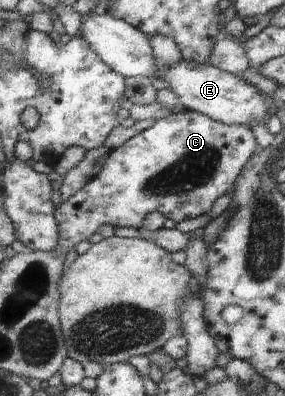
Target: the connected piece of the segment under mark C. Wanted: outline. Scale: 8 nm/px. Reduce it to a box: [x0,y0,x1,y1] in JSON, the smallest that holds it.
[57,109,257,250]

